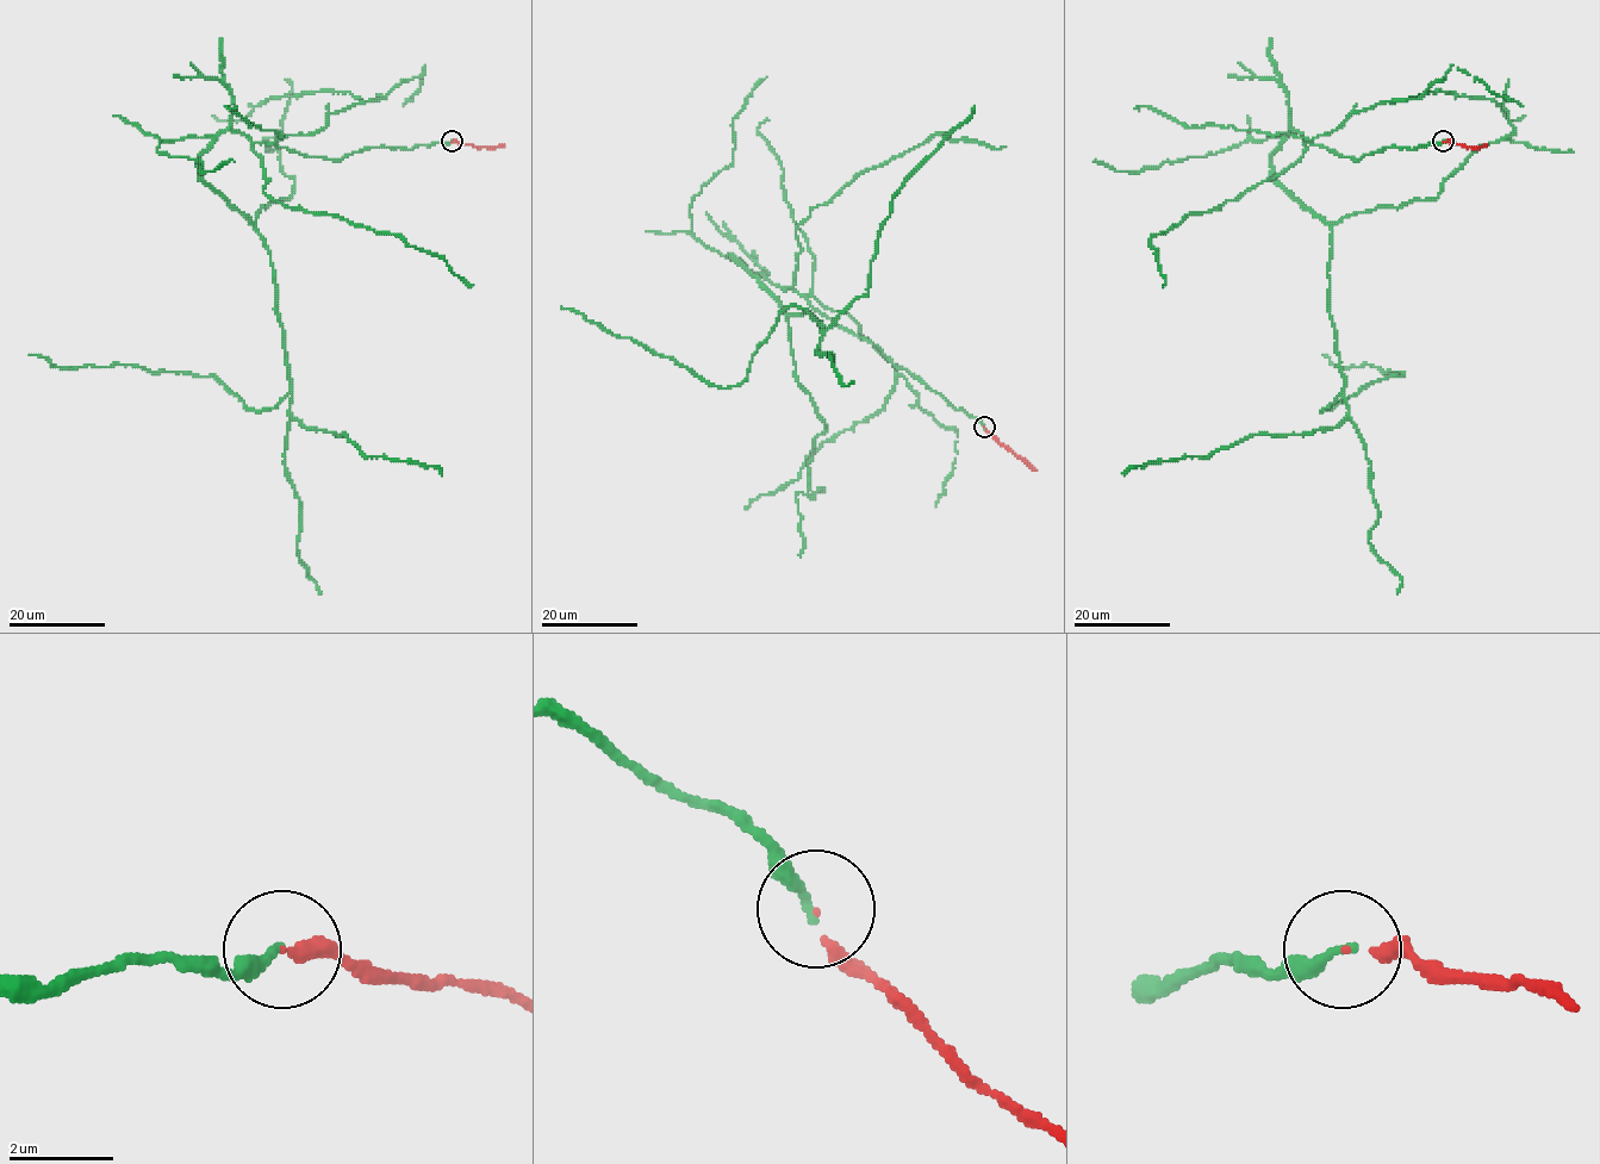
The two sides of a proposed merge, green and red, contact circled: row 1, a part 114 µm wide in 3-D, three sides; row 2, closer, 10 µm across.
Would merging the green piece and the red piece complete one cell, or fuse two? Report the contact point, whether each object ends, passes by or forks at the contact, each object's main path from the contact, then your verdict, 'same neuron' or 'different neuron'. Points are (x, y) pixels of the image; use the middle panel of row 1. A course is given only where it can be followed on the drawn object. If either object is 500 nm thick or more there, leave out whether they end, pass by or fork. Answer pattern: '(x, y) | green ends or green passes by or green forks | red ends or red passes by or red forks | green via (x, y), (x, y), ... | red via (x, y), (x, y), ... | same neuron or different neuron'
(984, 427) | green ends | red ends | green via (984, 427), (732, 255), (786, 313), (805, 311), (823, 328), (790, 305), (736, 385), (709, 385), (560, 306) | red via (984, 427), (1037, 471) | same neuron

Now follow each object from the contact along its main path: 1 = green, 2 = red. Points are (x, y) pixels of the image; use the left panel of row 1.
1: (452, 142), (336, 160), (223, 130), (199, 156), (268, 251), (291, 386), (272, 409), (213, 375), (27, 354)
2: (452, 142), (478, 148), (504, 147)

